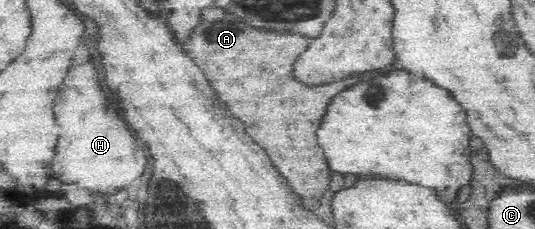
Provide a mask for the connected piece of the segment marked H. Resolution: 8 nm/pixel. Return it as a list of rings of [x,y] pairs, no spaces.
[[[92,63],[78,65],[70,69],[64,83],[58,89],[58,97],[54,103],[56,123],[62,125],[62,137],[58,139],[56,157],[54,157],[54,177],[63,184],[77,184],[93,196],[110,197],[120,189],[126,188],[132,180],[140,178],[146,167],[146,157],[140,145],[134,141],[132,133],[126,129],[124,121],[116,115],[116,107],[106,103],[102,87],[98,85],[98,71]]]

